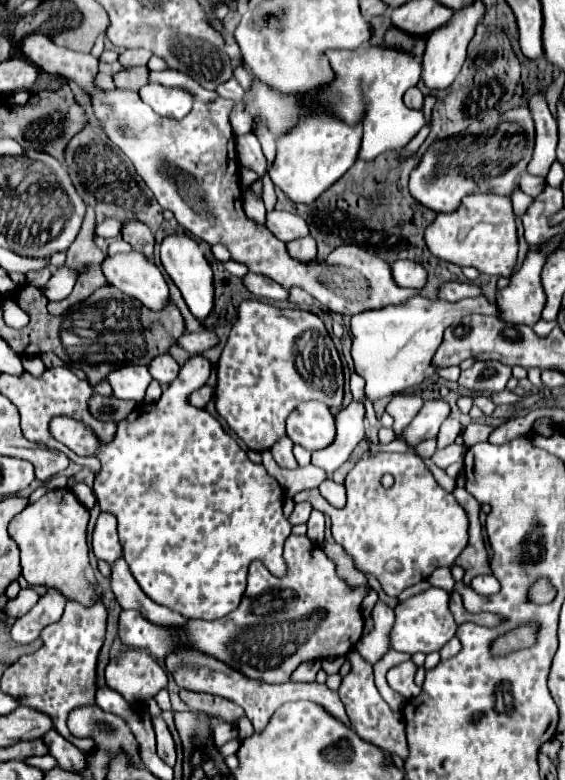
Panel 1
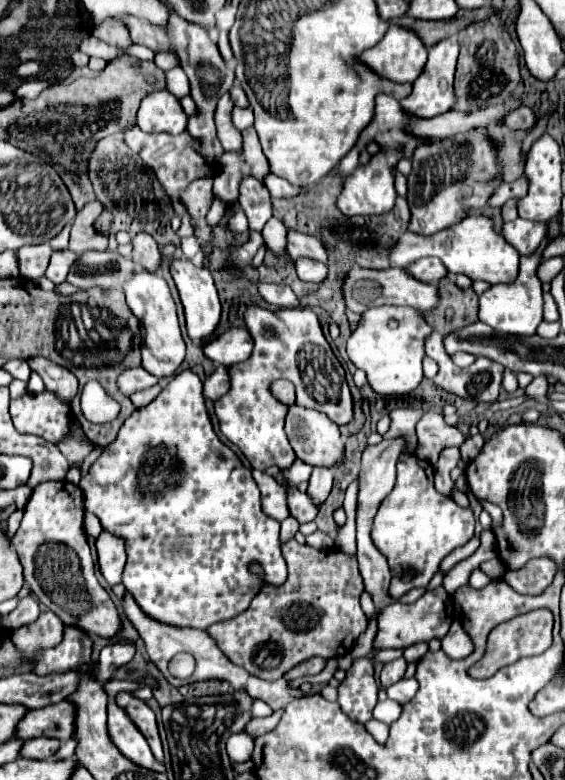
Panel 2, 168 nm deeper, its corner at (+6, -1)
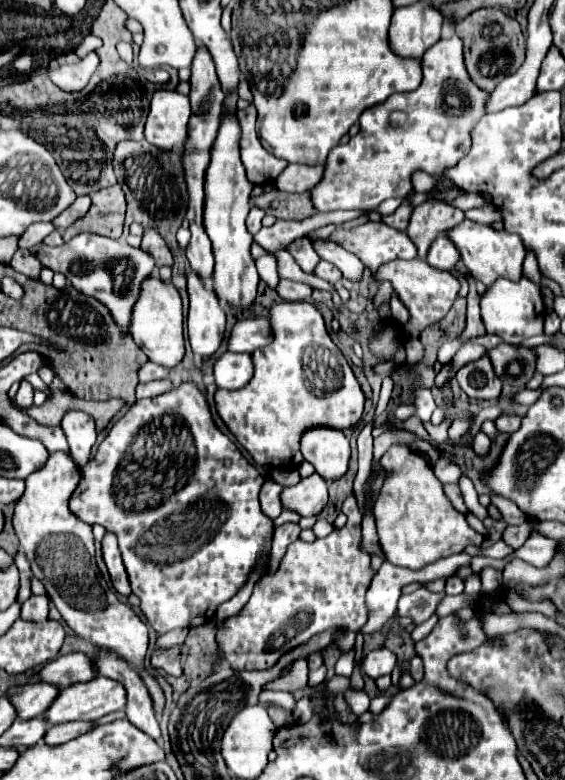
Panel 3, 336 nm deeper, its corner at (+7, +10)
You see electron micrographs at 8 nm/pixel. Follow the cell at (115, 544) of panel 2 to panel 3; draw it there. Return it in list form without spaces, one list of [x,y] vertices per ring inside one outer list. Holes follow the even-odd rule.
[[[106,533],[104,541],[102,541],[102,553],[104,553],[104,561],[106,561],[114,589],[120,595],[128,597],[132,593],[132,589],[130,589],[130,583],[128,583],[126,569],[122,565],[122,557],[120,557],[120,549],[118,549],[118,541],[116,541],[114,533]]]

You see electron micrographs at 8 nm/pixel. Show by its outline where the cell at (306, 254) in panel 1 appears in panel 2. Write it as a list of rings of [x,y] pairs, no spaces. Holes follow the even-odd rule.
[[[311,258],[295,260],[295,270],[301,280],[315,282],[315,284],[321,284],[323,278],[327,276],[327,266],[323,262],[313,262]]]

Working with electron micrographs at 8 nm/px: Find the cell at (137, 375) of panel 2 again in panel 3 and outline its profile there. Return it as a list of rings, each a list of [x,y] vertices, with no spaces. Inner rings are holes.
[[[148,361],[146,365],[142,365],[138,375],[140,375],[140,383],[150,383],[150,381],[156,381],[156,379],[168,379],[168,373],[170,371],[166,367]]]

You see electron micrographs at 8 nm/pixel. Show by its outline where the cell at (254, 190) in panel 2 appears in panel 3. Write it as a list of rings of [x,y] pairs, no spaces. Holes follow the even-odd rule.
[[[252,207],[250,209],[250,213],[248,213],[248,219],[246,219],[246,227],[248,227],[248,233],[252,233],[252,235],[256,235],[258,231],[260,231],[260,227],[262,227],[262,217],[264,217],[264,211],[260,209],[260,207]]]

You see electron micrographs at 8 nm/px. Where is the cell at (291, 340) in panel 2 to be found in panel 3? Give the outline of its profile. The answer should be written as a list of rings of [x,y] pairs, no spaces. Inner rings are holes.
[[[274,305],[270,309],[270,321],[273,341],[252,353],[256,369],[252,381],[238,391],[216,391],[214,401],[226,427],[258,465],[298,469],[304,461],[300,453],[304,431],[312,427],[332,427],[340,431],[354,427],[362,417],[366,397],[348,361],[332,343],[324,319],[314,305]]]

